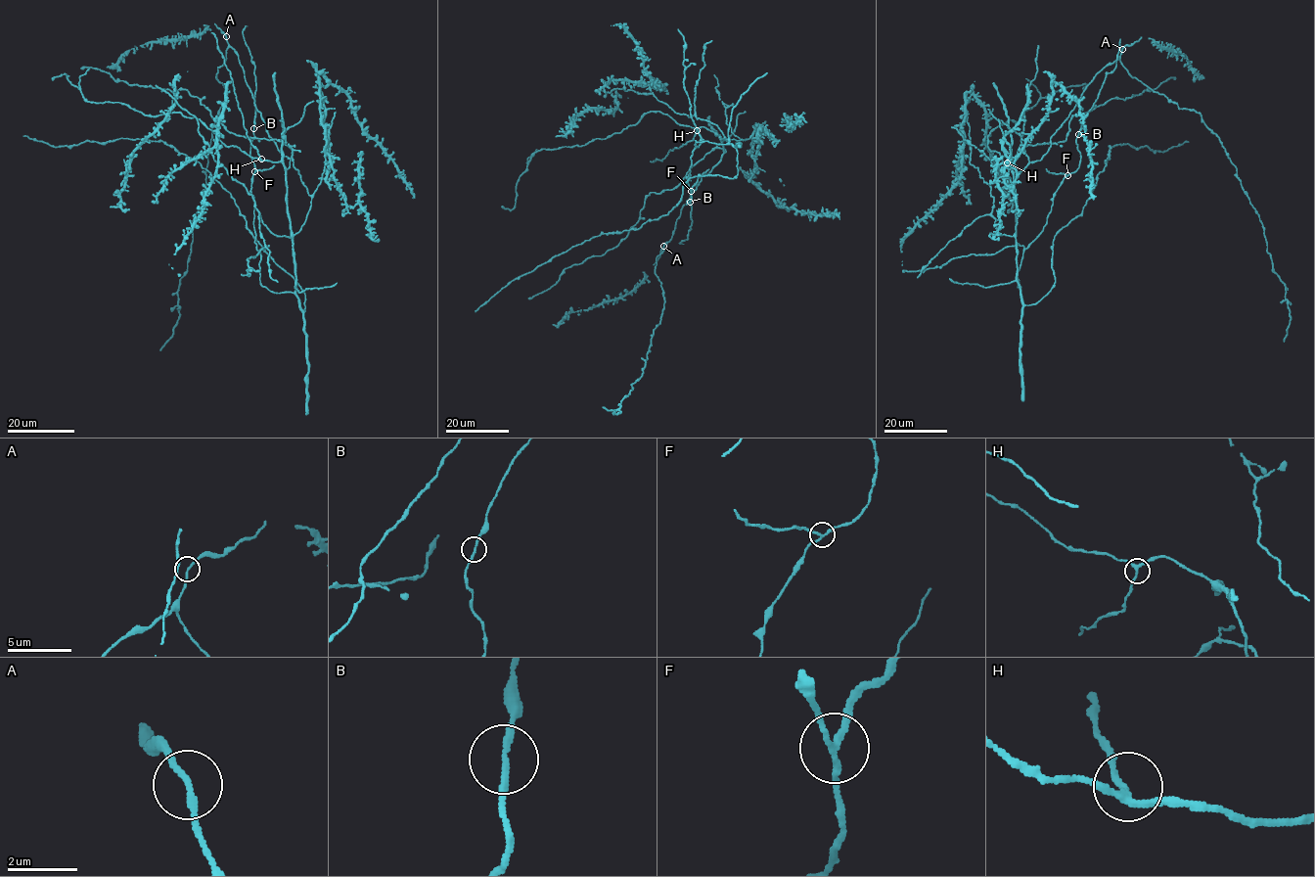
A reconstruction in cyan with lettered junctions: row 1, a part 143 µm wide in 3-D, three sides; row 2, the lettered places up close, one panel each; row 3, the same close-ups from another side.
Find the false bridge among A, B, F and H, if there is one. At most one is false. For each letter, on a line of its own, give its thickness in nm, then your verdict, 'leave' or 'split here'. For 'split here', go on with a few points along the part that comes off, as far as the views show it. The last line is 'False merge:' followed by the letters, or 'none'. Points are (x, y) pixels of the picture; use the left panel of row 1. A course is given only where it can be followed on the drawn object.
A: 160 nm thick; leave
B: 170 nm thick; leave
F: 160 nm thick; split here; foreign part runs (255, 172), (274, 165)
H: 200 nm thick; leave
False merge: F

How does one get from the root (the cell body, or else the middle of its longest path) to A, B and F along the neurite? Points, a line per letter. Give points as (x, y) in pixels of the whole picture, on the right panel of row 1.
A: (1020, 171), (1041, 159), (1051, 137), (1086, 86), (1119, 57), (1122, 49)
B: (1020, 171), (1014, 173), (1013, 183), (1019, 288), (1023, 252), (1042, 231), (1061, 181), (1079, 165), (1078, 134)
F: (1020, 171), (1014, 173), (1013, 183), (1019, 288), (1017, 272), (1022, 253), (1042, 231), (1055, 193), (1067, 175)

